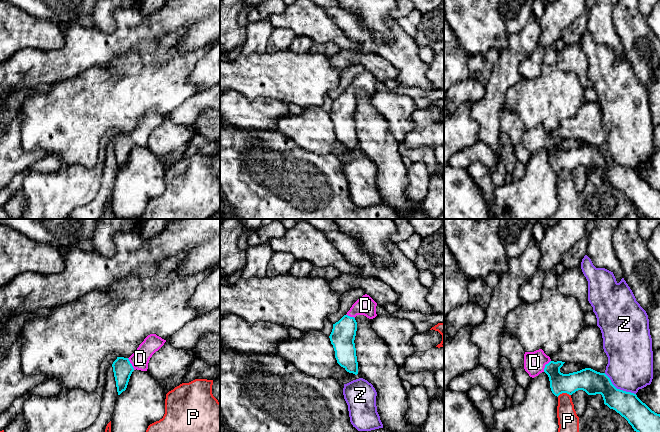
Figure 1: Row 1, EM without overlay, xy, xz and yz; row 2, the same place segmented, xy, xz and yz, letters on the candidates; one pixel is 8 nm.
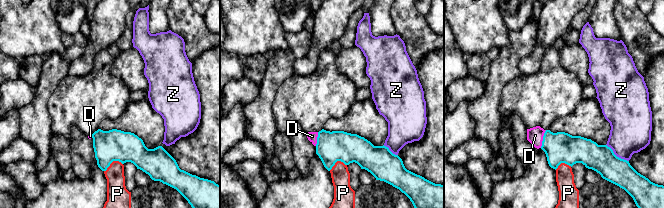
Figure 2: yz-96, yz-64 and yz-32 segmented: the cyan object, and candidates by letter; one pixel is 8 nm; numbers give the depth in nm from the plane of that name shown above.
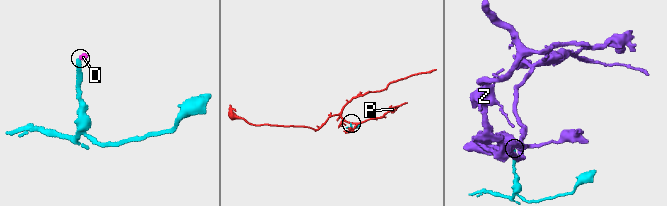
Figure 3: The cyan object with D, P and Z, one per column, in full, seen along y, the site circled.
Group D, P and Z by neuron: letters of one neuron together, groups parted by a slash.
D / P / Z

